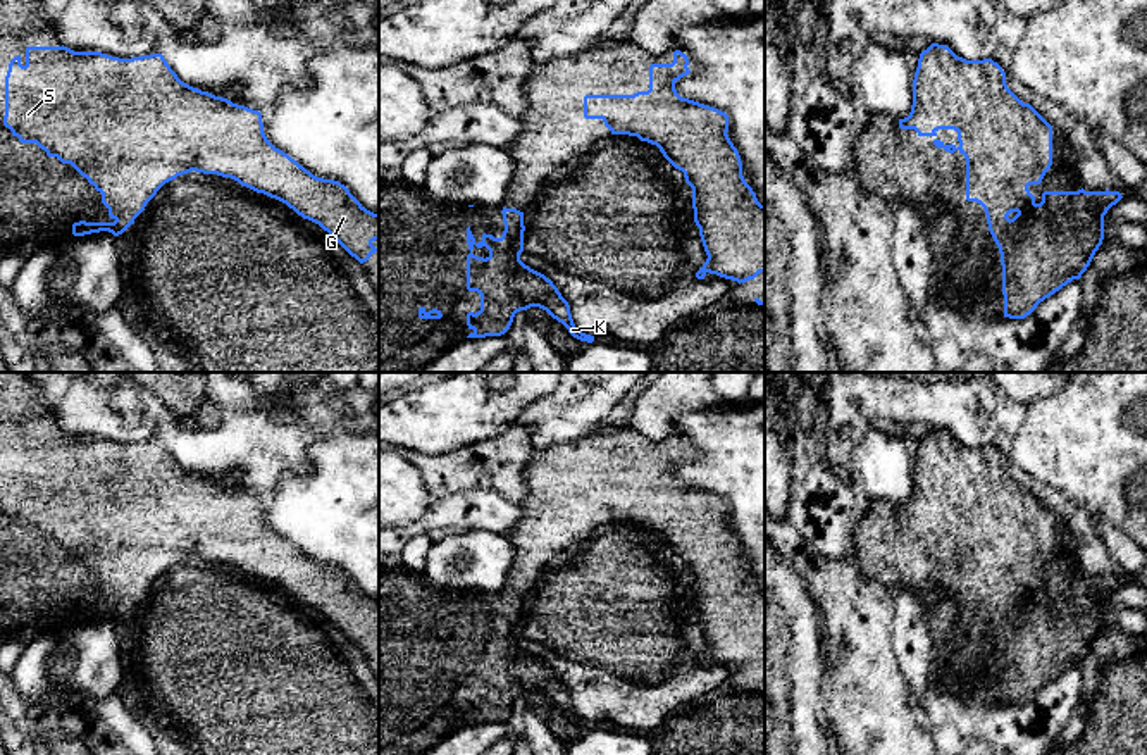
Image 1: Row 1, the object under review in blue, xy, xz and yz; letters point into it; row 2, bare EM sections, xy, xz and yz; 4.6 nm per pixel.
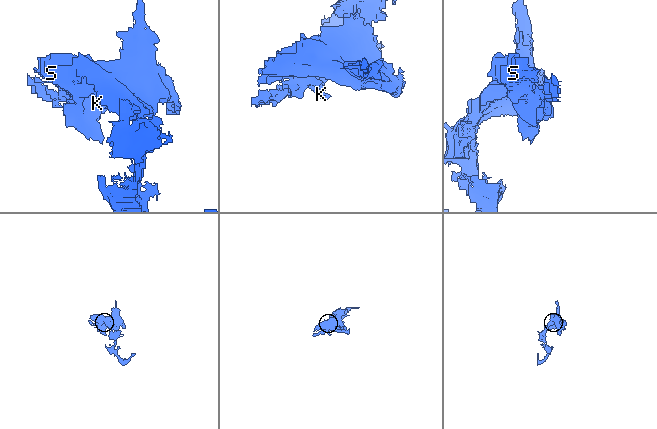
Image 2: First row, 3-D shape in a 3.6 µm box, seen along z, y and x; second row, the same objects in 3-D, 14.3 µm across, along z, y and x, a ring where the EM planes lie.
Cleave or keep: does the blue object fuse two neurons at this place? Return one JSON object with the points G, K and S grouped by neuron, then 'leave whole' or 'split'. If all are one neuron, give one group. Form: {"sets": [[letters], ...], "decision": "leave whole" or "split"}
{"sets": [["G", "K", "S"]], "decision": "leave whole"}

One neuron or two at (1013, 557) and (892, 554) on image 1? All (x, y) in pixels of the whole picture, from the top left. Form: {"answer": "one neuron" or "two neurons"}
{"answer": "one neuron"}

